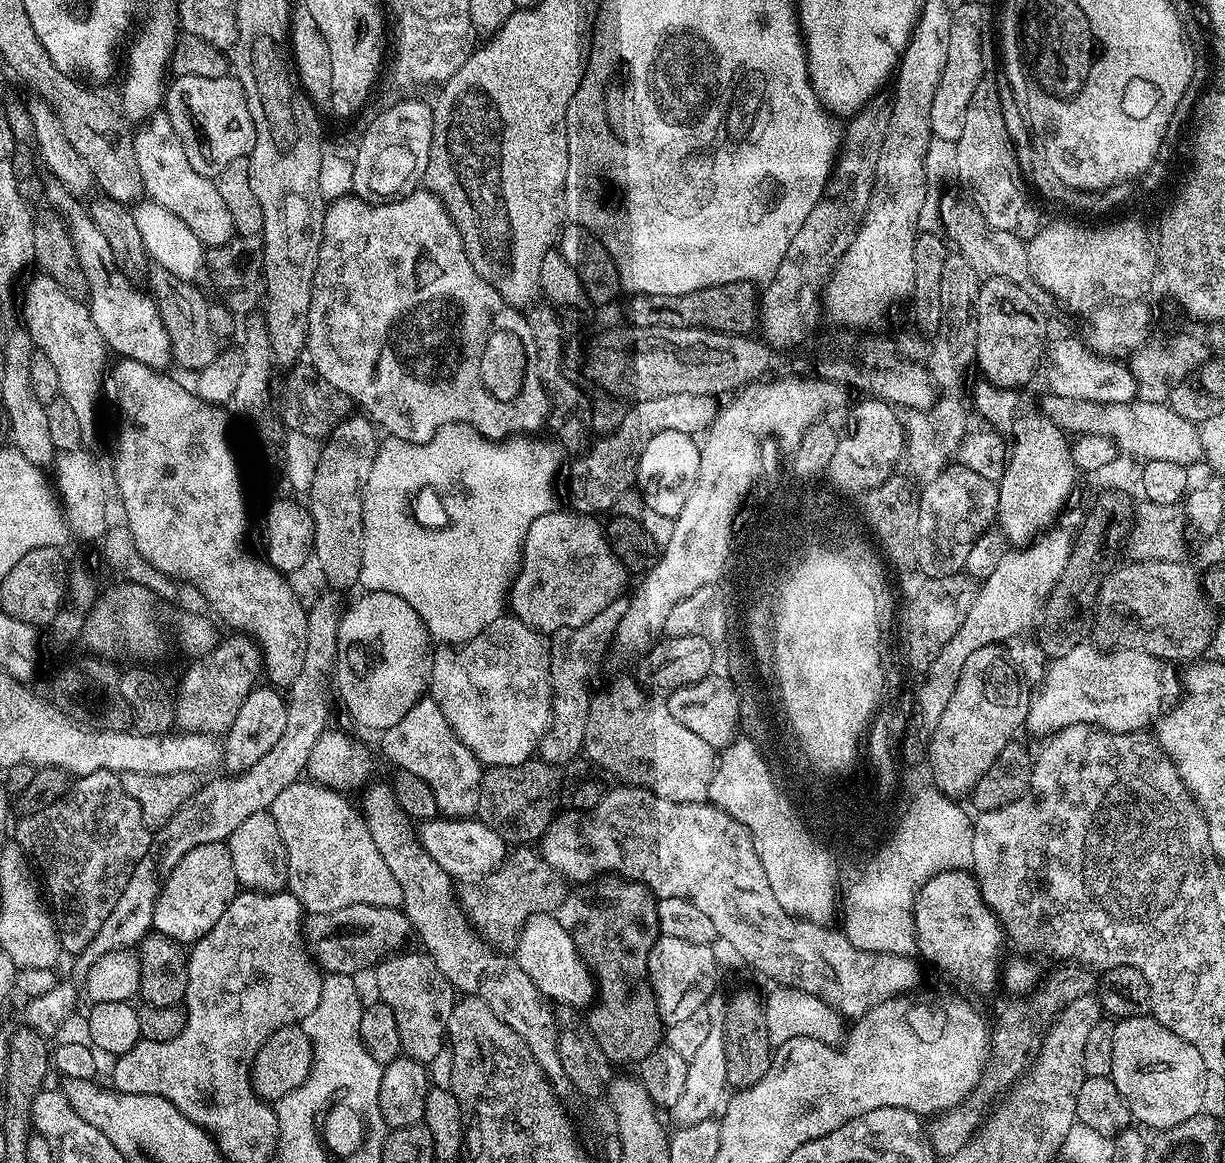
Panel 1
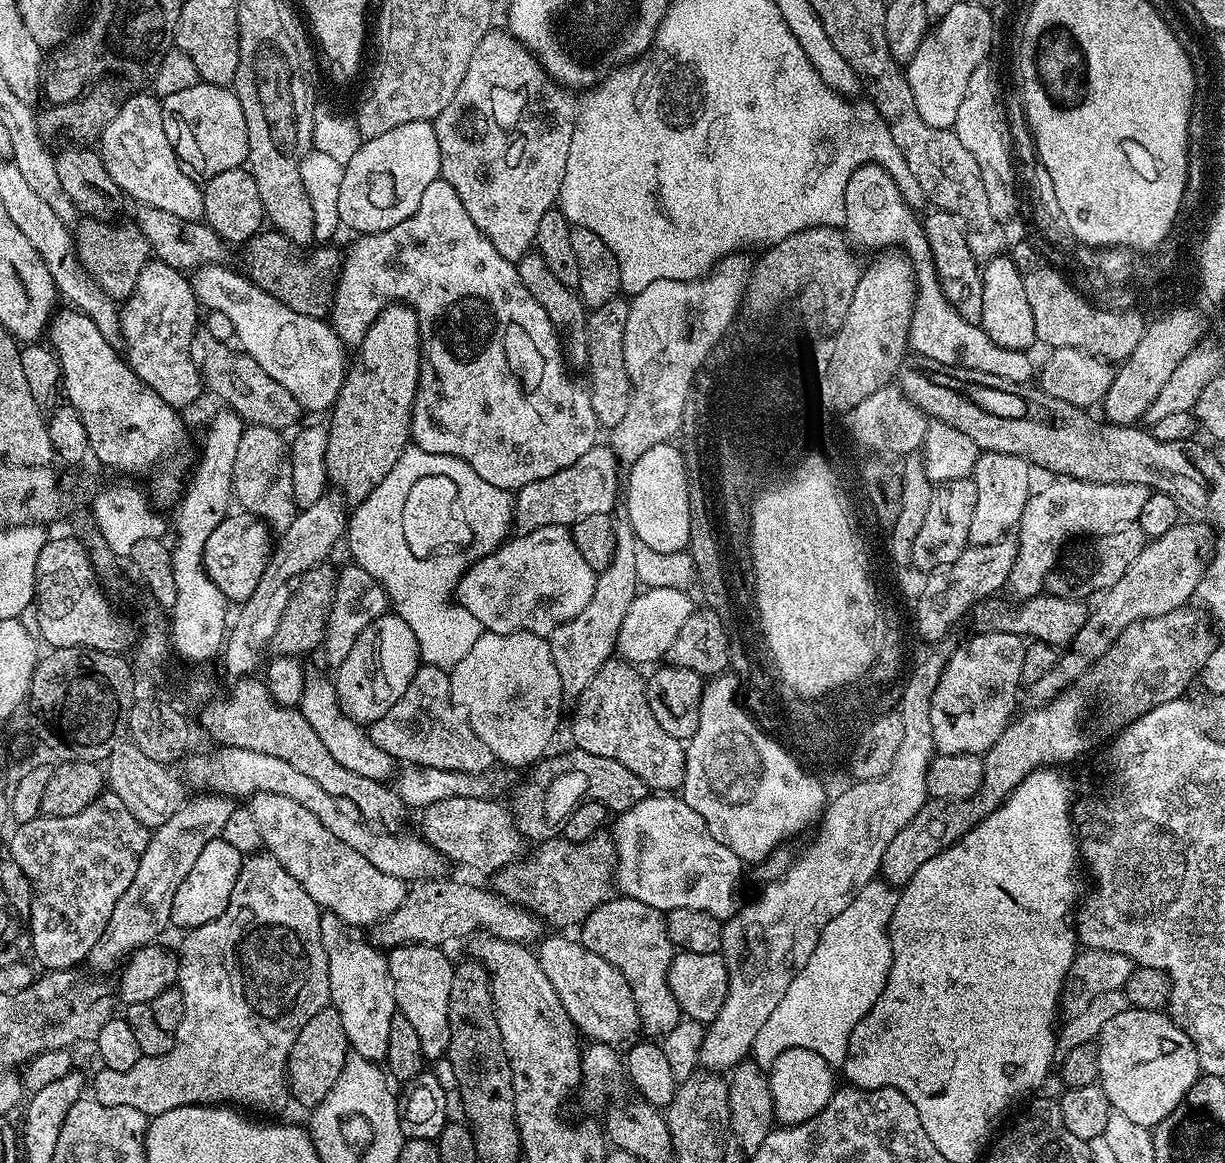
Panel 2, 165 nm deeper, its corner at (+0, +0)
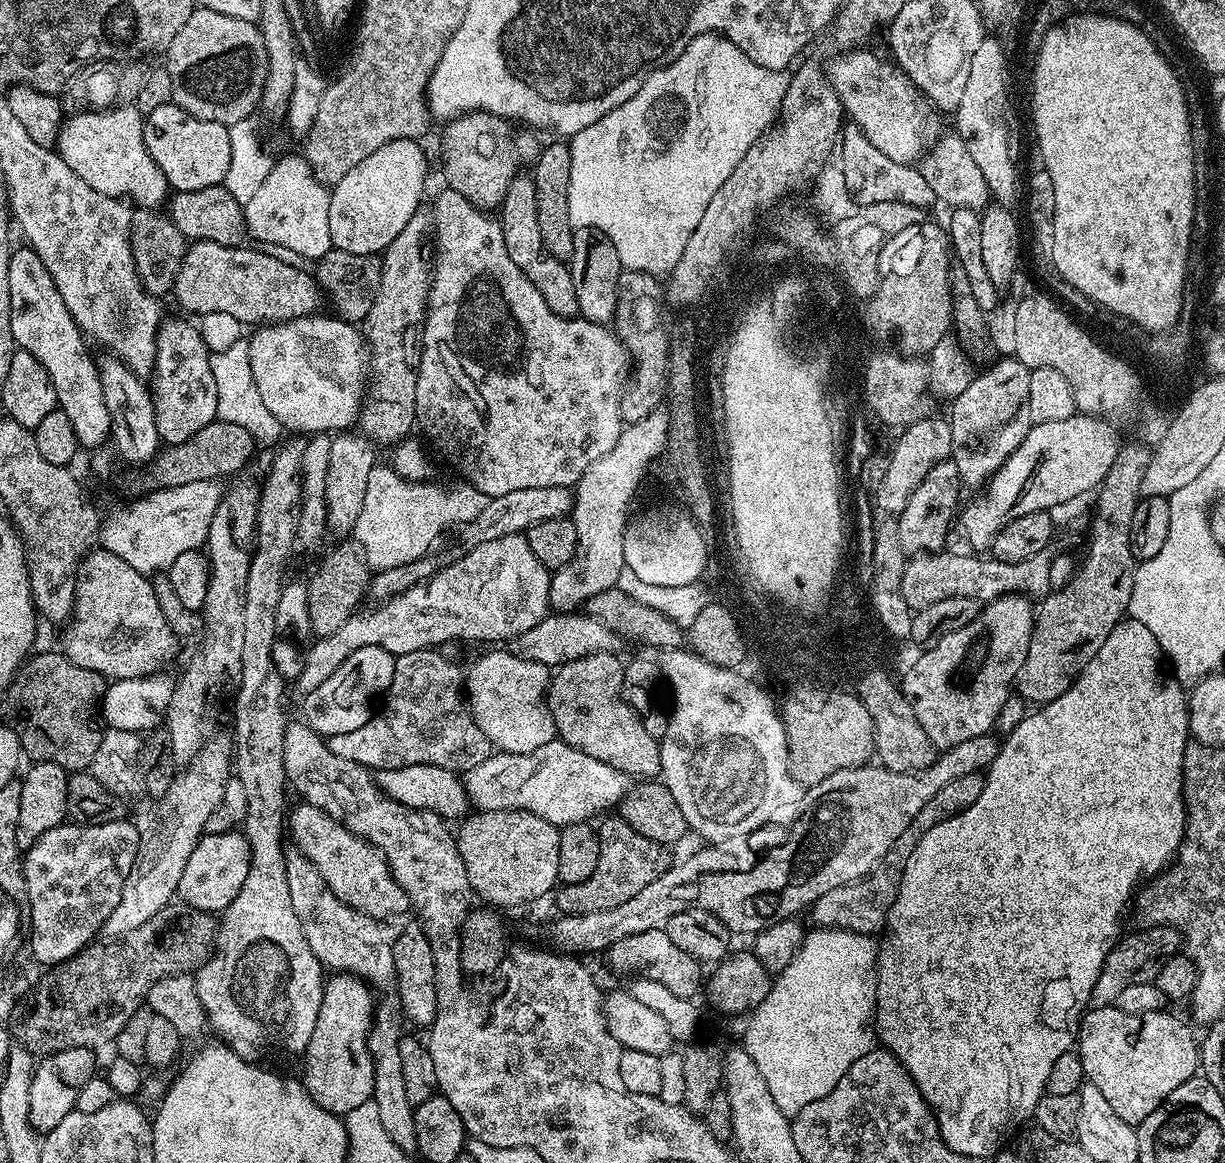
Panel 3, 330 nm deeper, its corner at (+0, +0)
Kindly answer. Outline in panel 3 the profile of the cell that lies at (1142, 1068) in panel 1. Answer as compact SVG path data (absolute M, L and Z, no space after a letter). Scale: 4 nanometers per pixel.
M1115 1006L1089 1007L1080 1022L1078 1051L1087 1083L1106 1094L1114 1114L1122 1122L1139 1126L1182 1082L1197 1075L1200 1064L1198 1040L1168 1010L1150 1014L1126 1014Z

